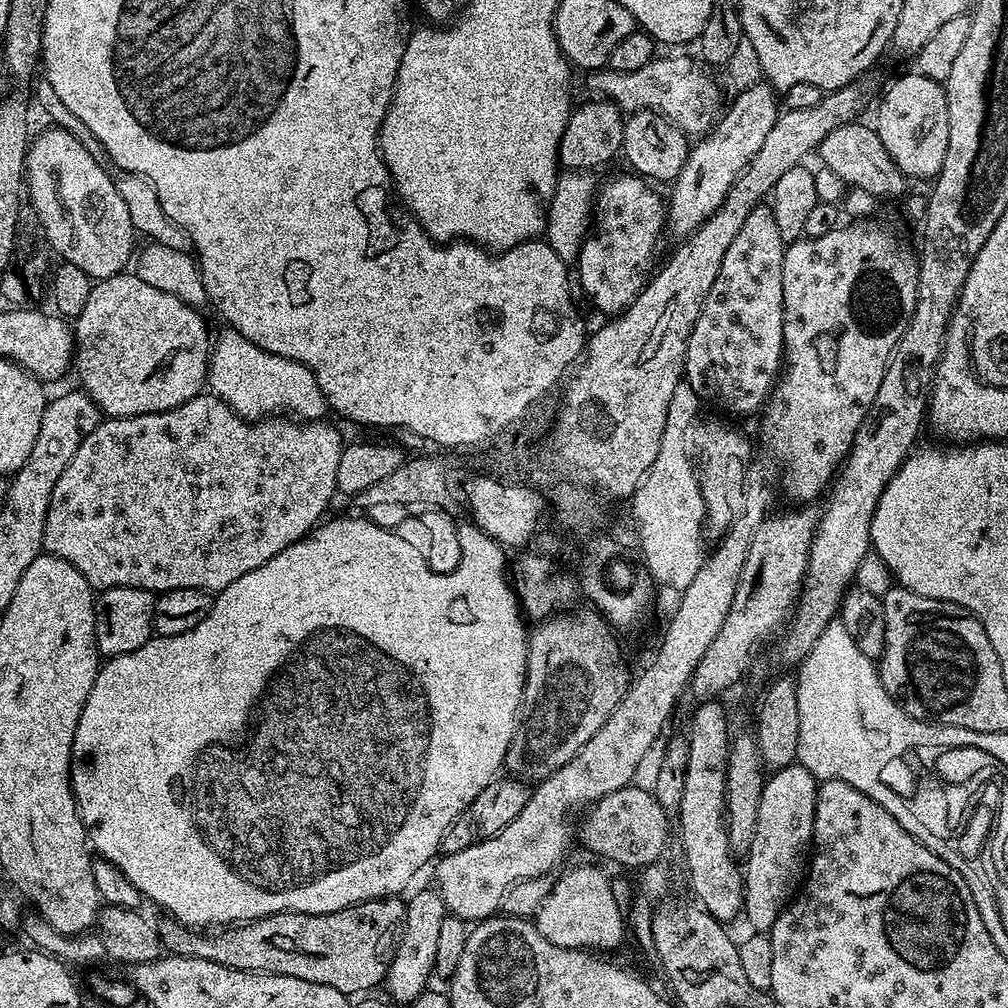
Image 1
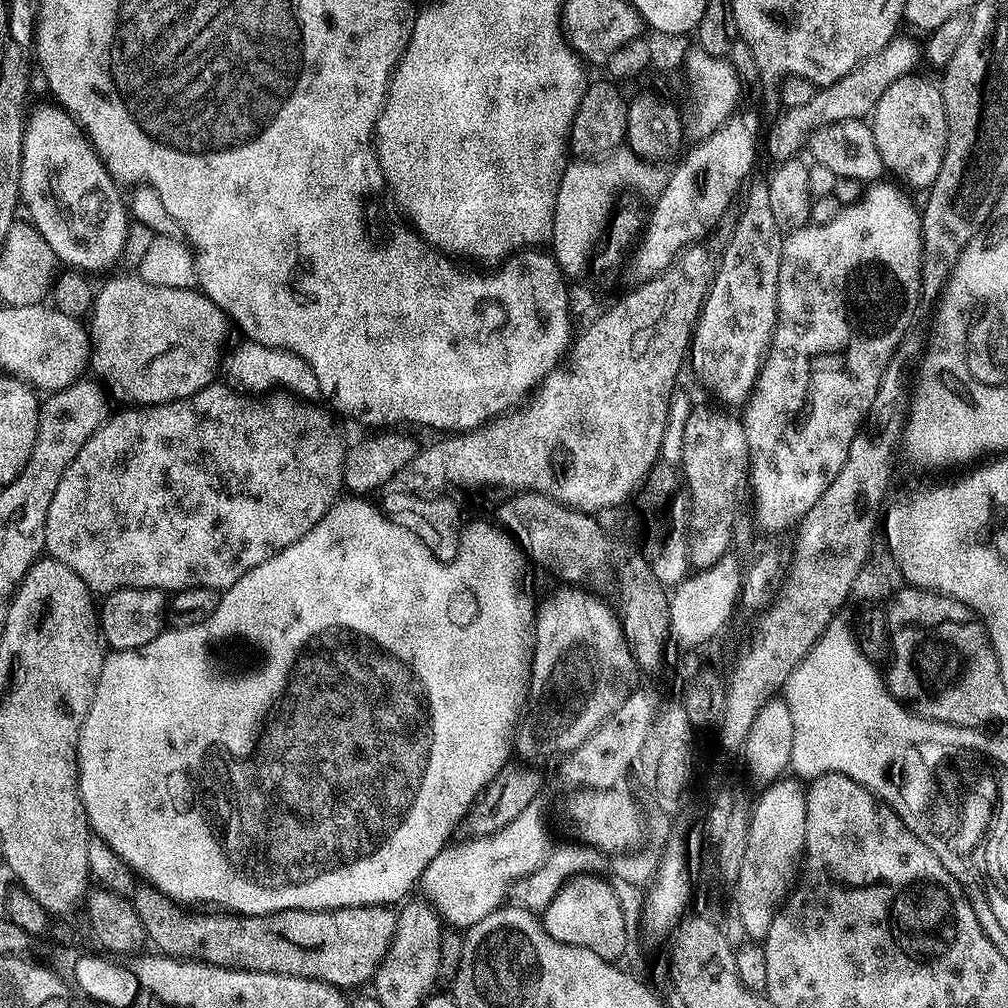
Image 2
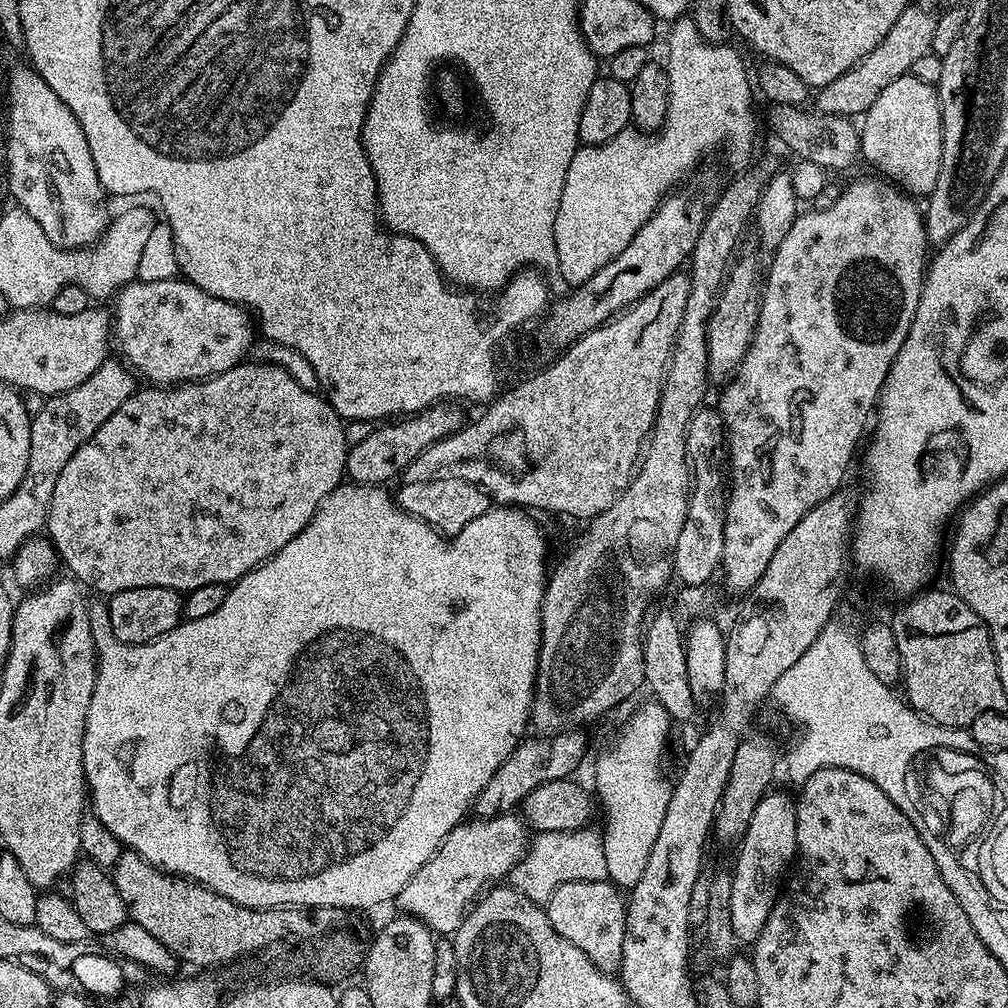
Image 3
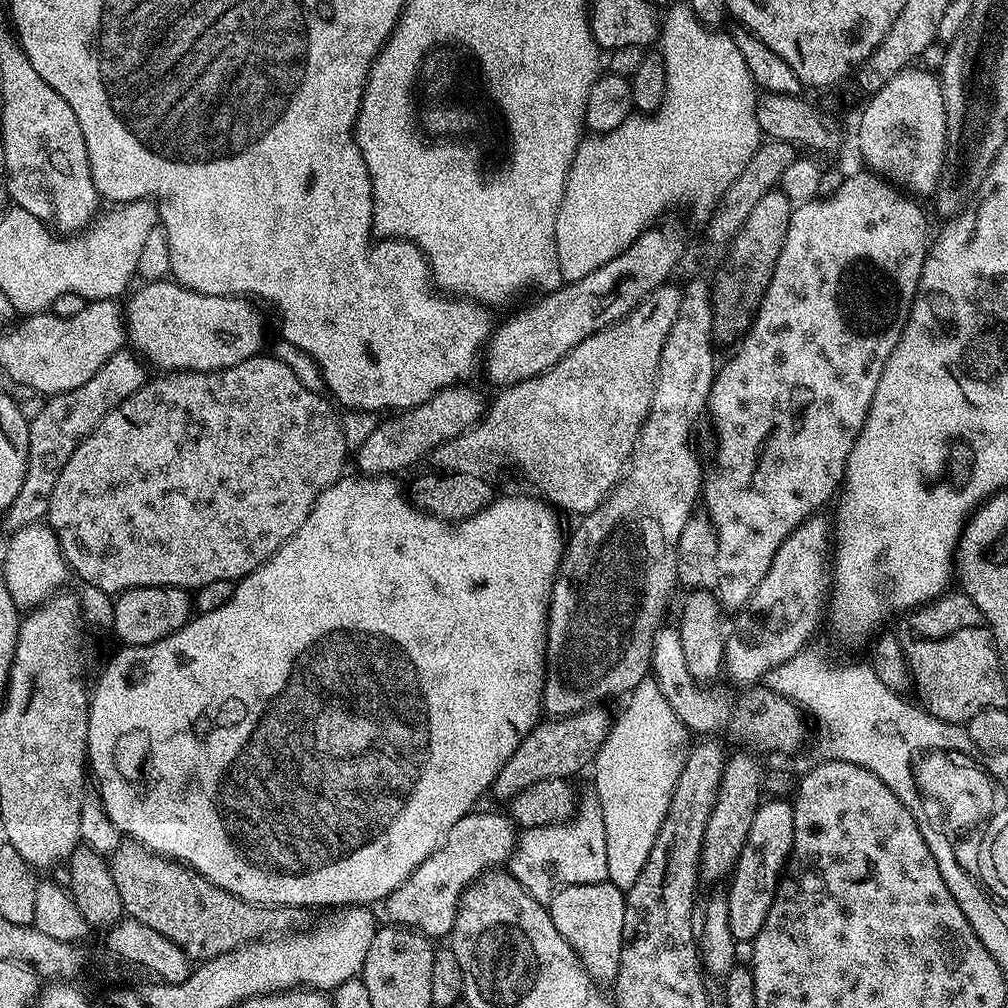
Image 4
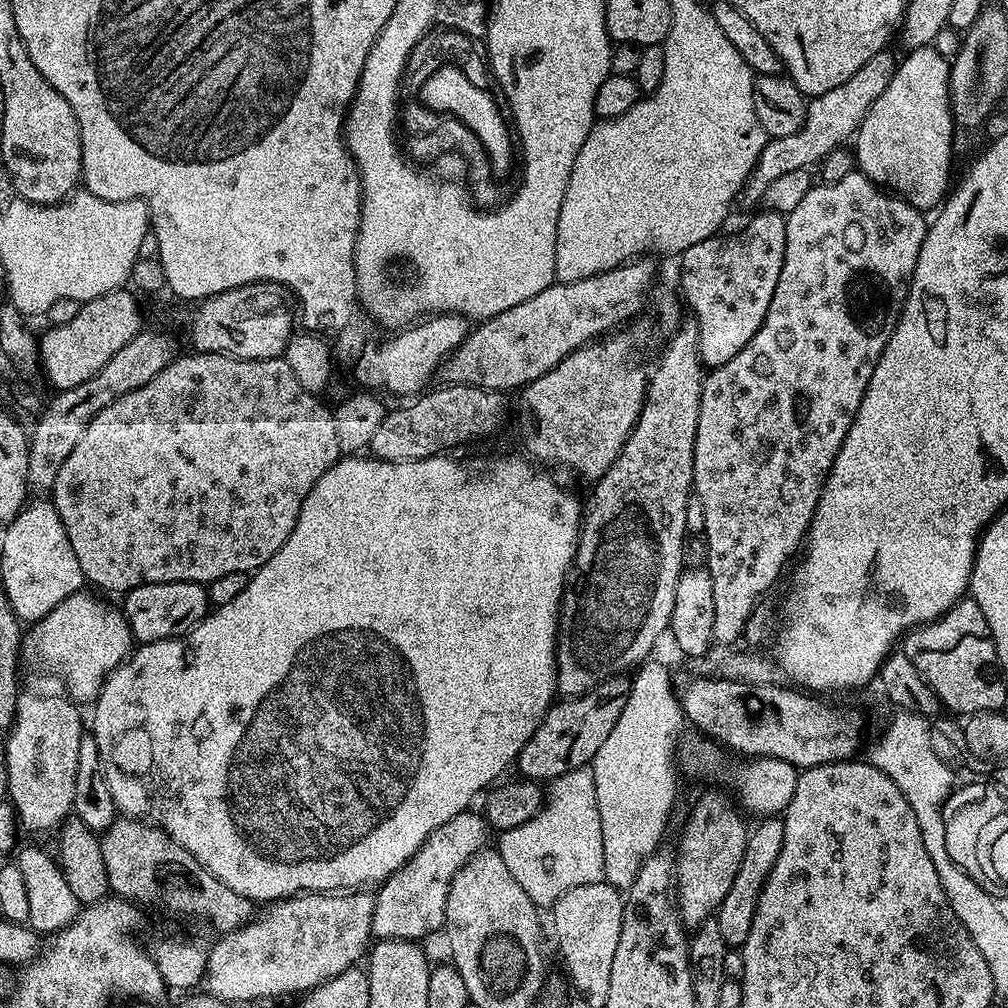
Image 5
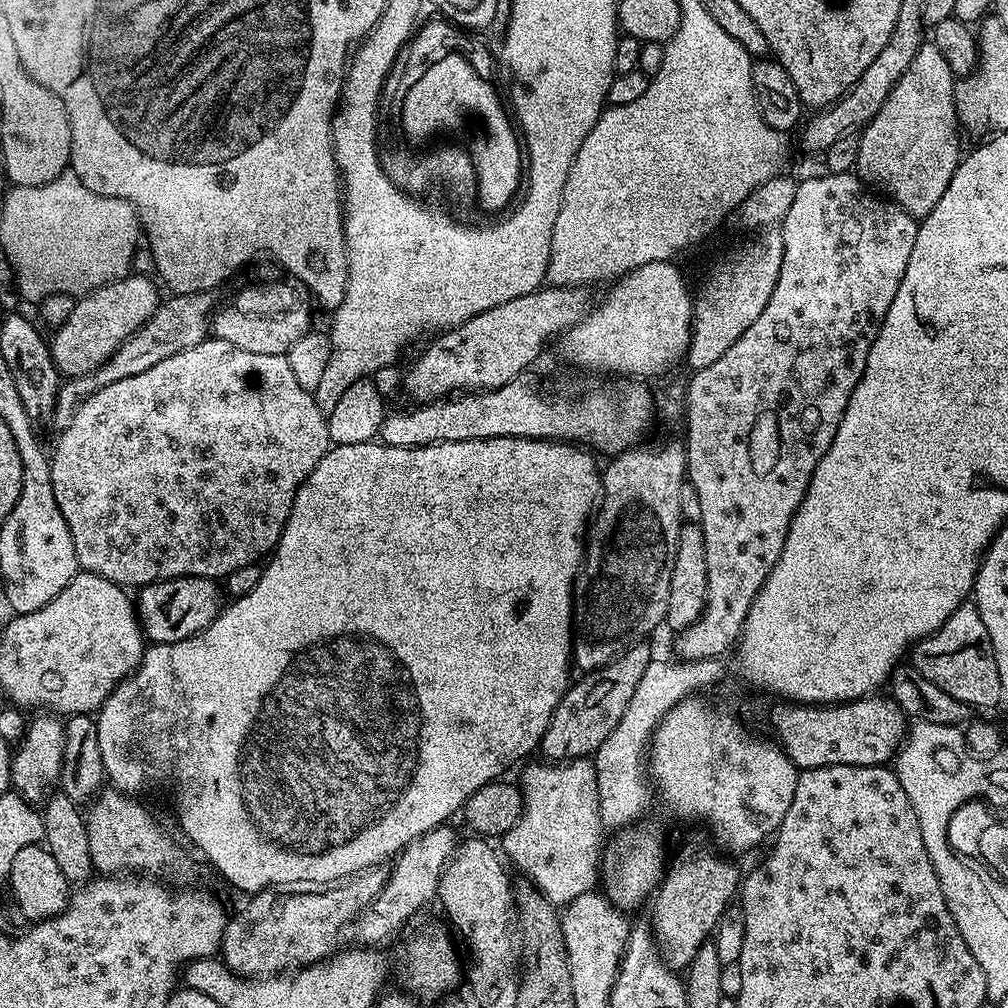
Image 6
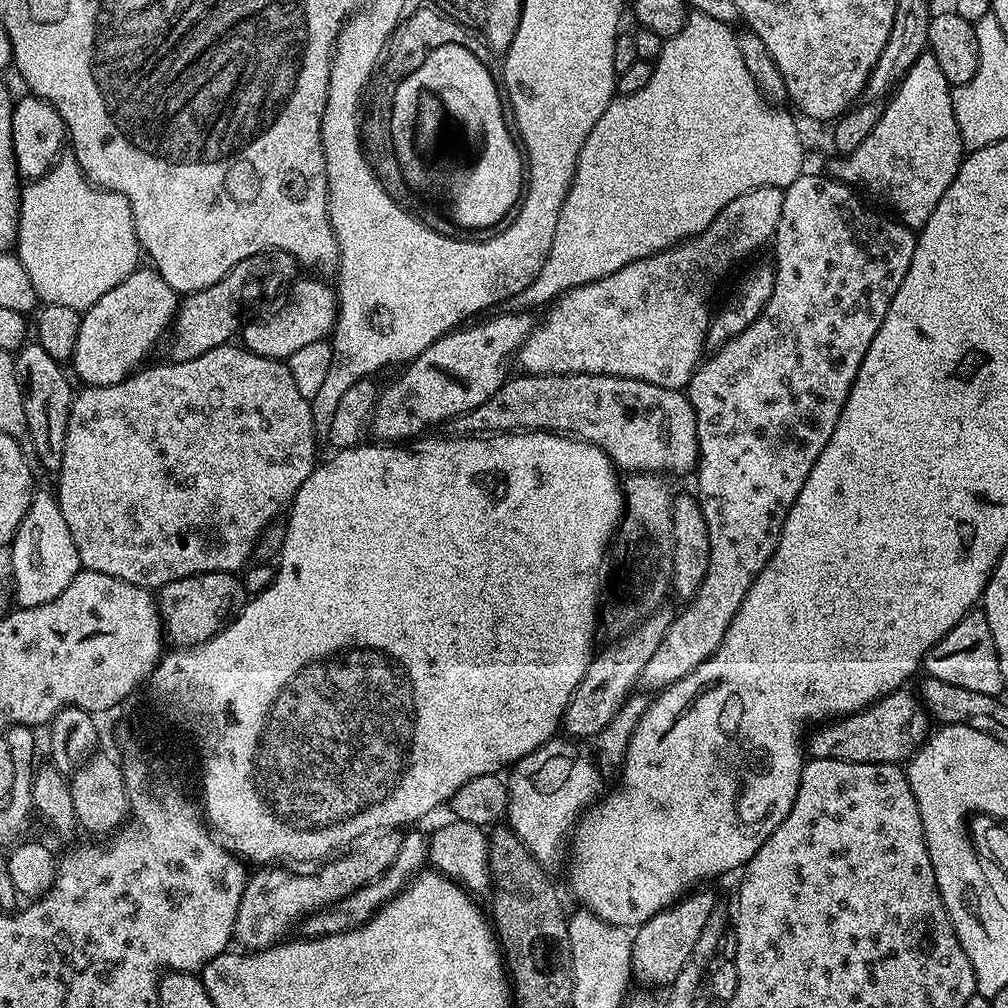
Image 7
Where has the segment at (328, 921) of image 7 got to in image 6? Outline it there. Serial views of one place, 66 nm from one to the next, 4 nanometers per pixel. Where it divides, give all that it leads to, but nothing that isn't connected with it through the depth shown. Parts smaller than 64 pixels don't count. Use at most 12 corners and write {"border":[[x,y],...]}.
{"border":[[445,822],[395,857],[358,917],[361,941],[390,939],[433,903],[458,843]]}

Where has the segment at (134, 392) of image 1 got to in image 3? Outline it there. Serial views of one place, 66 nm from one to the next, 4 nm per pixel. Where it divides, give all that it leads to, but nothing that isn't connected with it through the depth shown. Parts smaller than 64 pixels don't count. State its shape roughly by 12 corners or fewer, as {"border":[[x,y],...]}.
{"border":[[189,280],[125,284],[114,344],[152,386],[230,370],[241,305]]}

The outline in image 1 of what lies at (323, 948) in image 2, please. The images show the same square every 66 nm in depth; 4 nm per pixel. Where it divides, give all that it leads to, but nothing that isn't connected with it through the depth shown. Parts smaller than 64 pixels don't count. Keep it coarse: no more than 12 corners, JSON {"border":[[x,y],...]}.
{"border":[[396,896],[275,912],[201,934],[155,925],[171,955],[345,994],[383,981]]}

